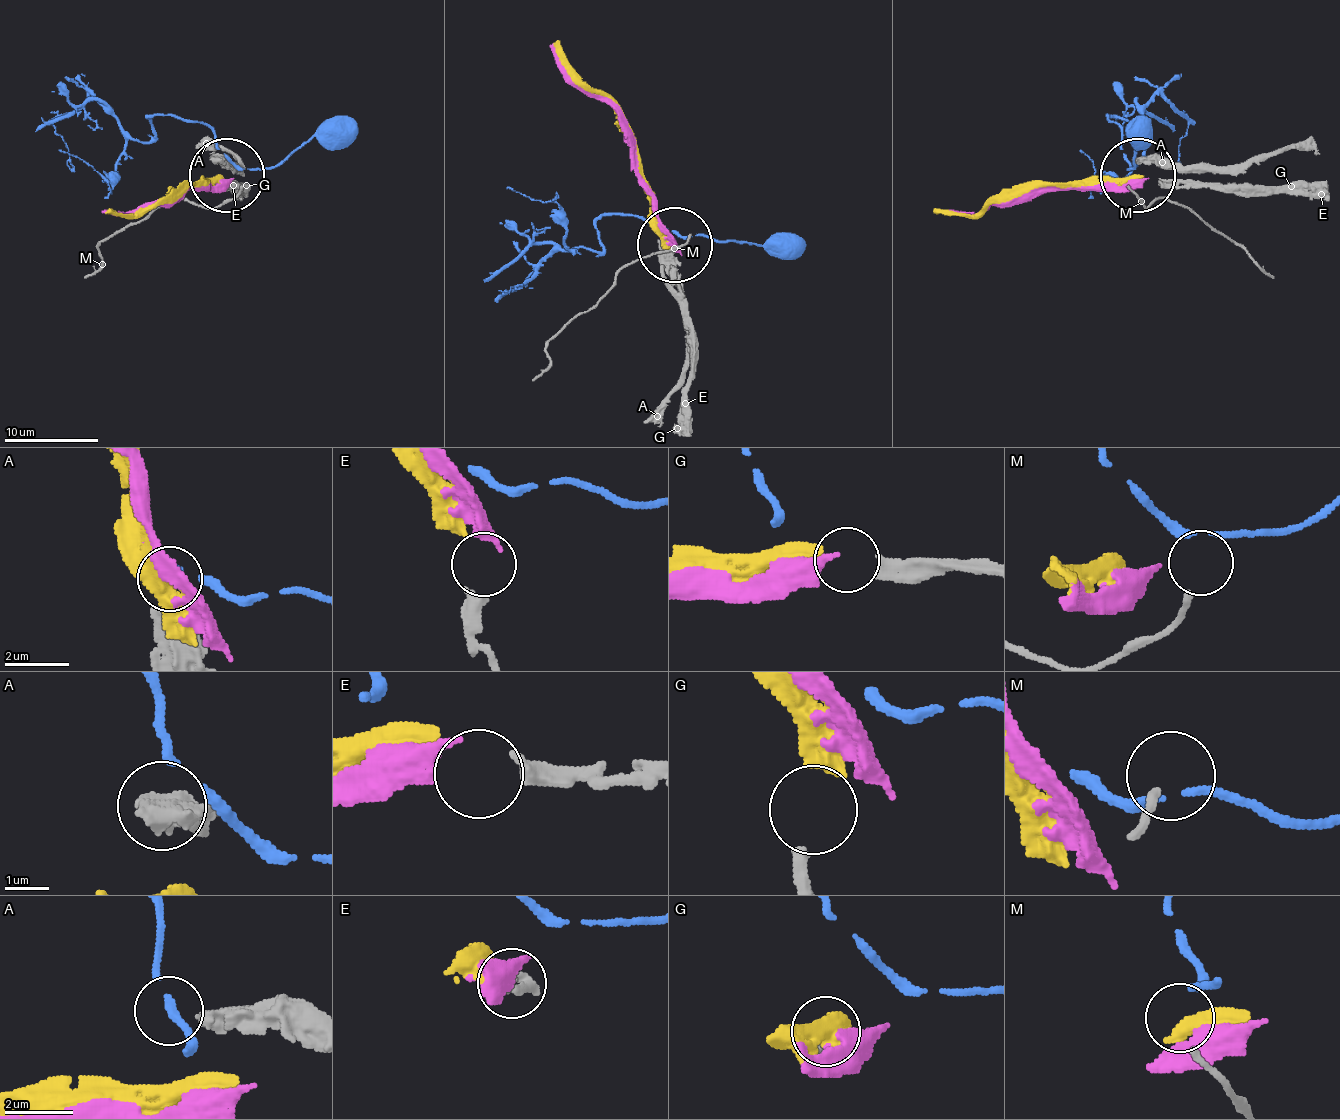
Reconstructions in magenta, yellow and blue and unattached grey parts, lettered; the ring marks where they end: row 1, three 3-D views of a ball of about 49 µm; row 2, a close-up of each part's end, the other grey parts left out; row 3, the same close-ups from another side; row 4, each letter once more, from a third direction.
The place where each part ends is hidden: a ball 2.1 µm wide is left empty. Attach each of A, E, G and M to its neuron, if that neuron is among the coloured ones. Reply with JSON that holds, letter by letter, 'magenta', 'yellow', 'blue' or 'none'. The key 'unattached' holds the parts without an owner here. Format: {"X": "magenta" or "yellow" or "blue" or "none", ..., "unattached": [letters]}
{"A": "none", "E": "magenta", "G": "yellow", "M": "none", "unattached": ["A", "M"]}

